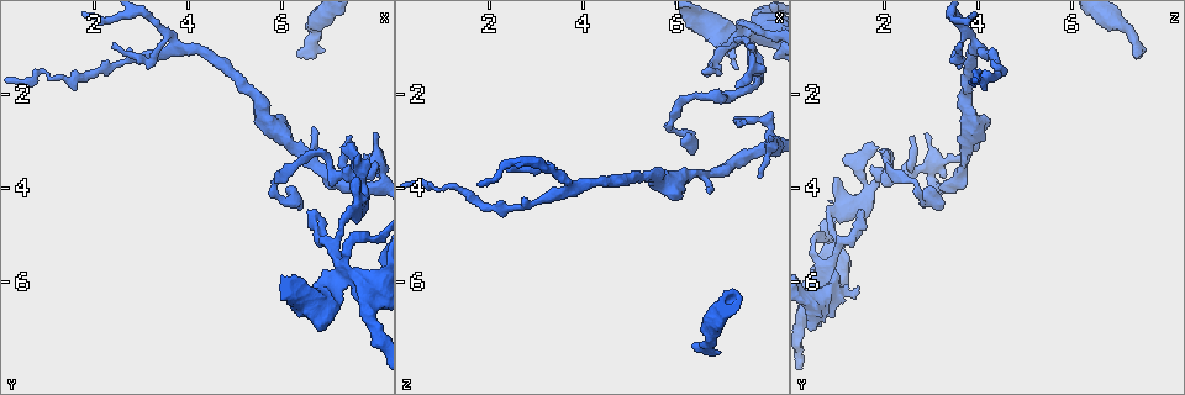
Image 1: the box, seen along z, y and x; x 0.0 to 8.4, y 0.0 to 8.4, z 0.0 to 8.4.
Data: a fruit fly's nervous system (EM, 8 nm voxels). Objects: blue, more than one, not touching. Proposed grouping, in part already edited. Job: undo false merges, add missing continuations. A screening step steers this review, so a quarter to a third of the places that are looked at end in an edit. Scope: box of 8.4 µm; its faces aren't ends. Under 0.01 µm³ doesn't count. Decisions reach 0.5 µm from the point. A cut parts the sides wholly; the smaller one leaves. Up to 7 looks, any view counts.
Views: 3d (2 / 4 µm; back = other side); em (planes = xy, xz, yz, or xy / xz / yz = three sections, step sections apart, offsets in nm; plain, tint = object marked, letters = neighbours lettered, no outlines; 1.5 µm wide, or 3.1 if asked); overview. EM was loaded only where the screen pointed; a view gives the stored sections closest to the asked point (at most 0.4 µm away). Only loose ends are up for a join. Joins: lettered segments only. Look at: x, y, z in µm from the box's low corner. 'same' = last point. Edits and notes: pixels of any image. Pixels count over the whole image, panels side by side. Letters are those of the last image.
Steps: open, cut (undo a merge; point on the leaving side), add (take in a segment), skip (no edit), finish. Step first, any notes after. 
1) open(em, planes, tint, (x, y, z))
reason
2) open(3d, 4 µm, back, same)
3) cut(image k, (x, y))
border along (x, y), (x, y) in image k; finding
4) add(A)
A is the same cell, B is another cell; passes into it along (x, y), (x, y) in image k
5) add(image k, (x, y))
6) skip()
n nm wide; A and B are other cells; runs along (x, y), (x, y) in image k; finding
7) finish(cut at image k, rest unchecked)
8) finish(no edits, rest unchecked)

open(em, yz, step 4, tint, (5.65, 2.45, 3.85))
sudden change in width

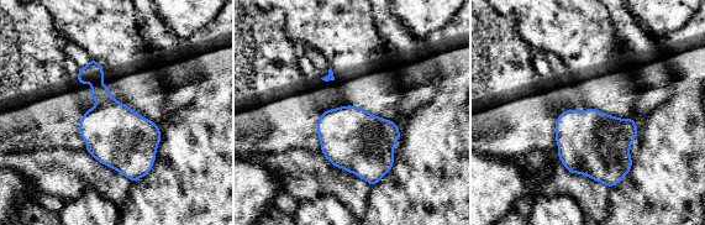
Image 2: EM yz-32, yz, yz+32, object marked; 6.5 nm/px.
open(em, planes, letters, same)

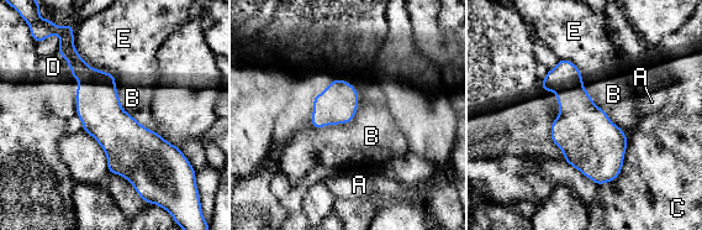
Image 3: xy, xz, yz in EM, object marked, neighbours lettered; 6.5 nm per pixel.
skip()
A, B, C, D and E are other cells; border along (585, 88), (607, 116), (624, 130) in image 3; continuous, no second neuron

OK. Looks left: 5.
open(em, xz, step 4, letters, (7.40, 2.85, 2.60))
branch stops here

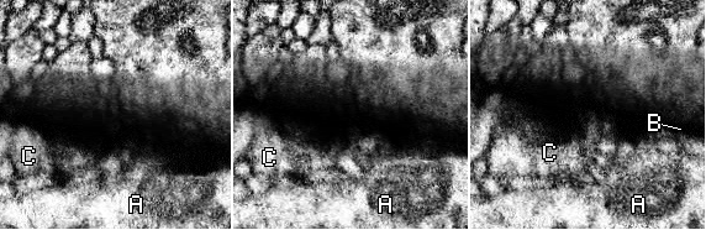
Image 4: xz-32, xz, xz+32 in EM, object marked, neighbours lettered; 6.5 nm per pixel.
open(em, planes, letters, same)

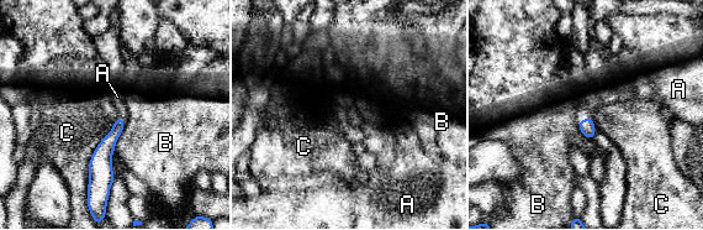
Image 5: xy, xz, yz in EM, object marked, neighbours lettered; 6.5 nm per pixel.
skip()
A, B and C are other cells; no lettered segment goes on from it

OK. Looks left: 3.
open(3d, 2 µm, (3.30, 1.25, 3.55))
sharp bend

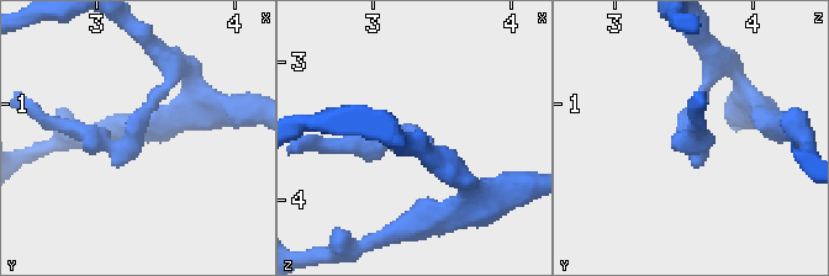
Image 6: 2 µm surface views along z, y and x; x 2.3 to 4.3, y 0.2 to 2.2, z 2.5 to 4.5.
open(em, planes, tint, same)
shape alone is not enough

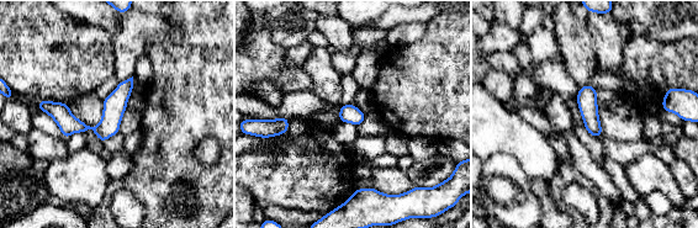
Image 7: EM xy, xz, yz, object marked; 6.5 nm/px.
open(em, planes, letters, same)
what lies round it

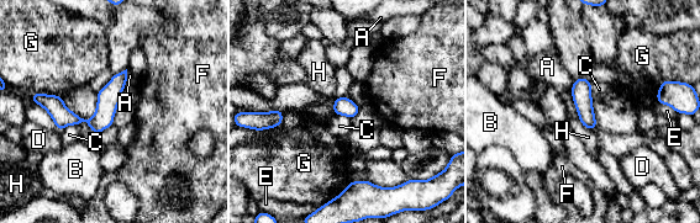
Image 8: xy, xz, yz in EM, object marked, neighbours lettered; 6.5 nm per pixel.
skip()
A, B, C, D, E, F, G and H are other cells; border along (112, 123), (98, 134) in image 8; continuous, no second neuron

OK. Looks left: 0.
finish(no edits, rest unchecked)

